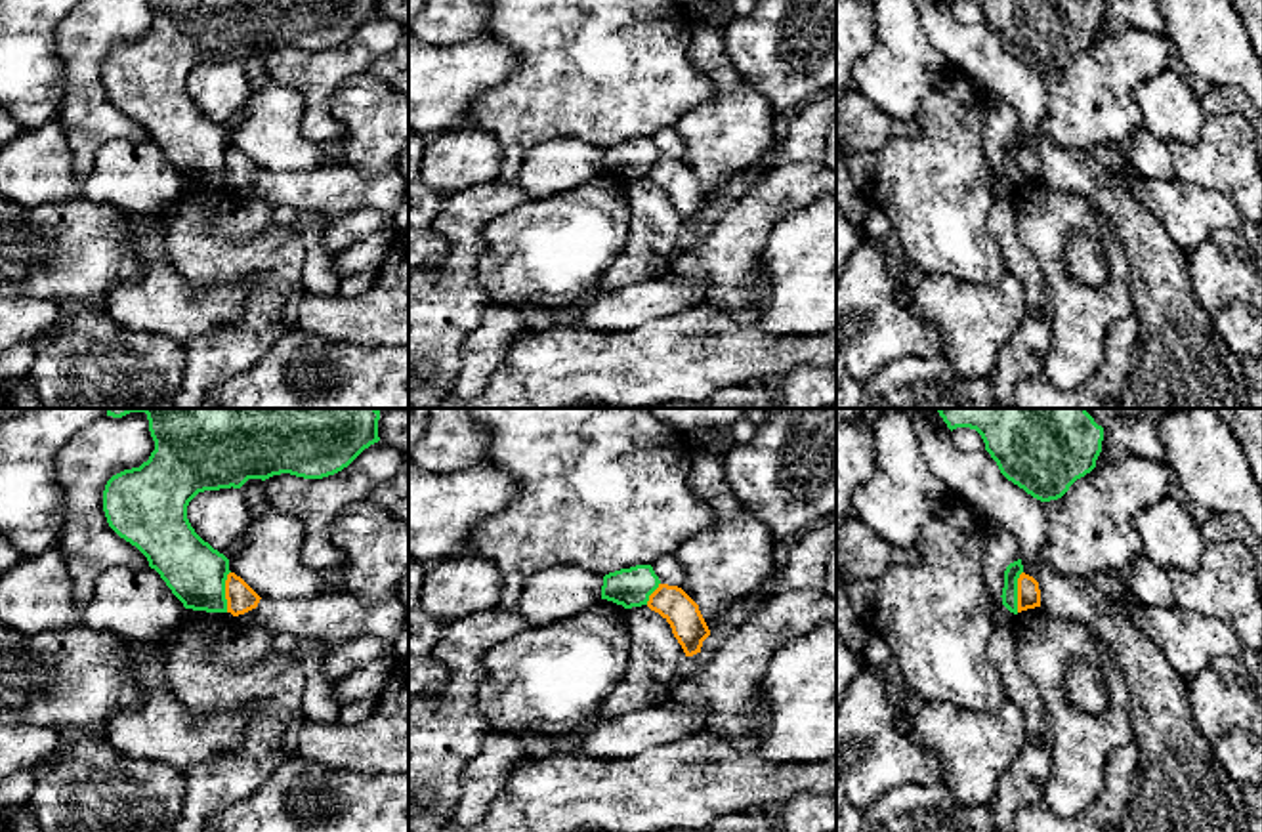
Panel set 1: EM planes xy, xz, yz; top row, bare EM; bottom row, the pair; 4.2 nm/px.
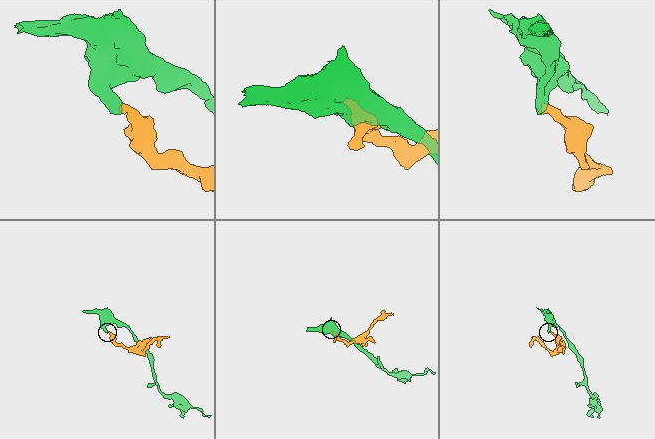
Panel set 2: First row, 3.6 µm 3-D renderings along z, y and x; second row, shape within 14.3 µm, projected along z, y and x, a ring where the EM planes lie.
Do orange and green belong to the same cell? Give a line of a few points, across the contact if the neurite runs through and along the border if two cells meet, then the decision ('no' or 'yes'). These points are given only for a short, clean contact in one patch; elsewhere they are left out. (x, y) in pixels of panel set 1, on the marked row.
xy (230, 571), (226, 581), (226, 611) | no

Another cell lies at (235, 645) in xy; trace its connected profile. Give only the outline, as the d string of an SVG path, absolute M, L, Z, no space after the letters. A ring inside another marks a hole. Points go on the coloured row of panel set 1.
M185 609L176 632L202 630L216 643L216 664L242 668L273 651L271 634L246 630L231 613L206 613Z

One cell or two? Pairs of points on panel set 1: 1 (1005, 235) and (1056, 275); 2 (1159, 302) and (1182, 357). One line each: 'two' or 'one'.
1: two
2: one

